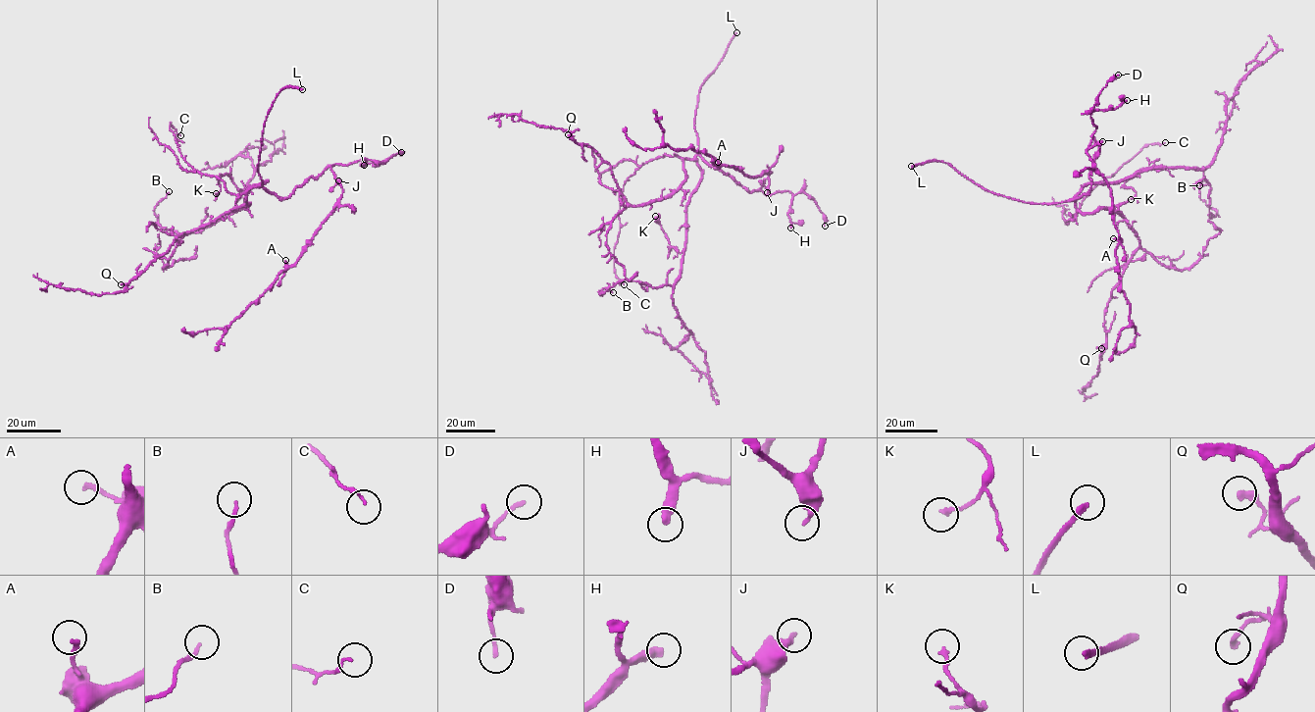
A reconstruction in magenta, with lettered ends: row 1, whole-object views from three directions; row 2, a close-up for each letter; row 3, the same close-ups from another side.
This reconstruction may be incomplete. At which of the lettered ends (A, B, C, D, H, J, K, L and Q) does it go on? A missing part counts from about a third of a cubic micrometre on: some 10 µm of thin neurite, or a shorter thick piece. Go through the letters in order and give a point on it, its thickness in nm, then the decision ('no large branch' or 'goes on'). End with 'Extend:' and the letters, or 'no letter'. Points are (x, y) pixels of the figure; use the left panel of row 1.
A: at (285, 260); 200 nm thick; no large branch
B: at (169, 191); 140 nm thick; no large branch
C: at (180, 135); 100 nm thick; no large branch
D: at (401, 152); 170 nm thick; no large branch
H: at (364, 165); 400 nm thick; goes on
J: at (338, 180); 260 nm thick; no large branch
K: at (216, 193); 170 nm thick; no large branch
L: at (302, 89); 240 nm thick; goes on
Q: at (121, 284); 280 nm thick; no large branch
Extend: H, L

